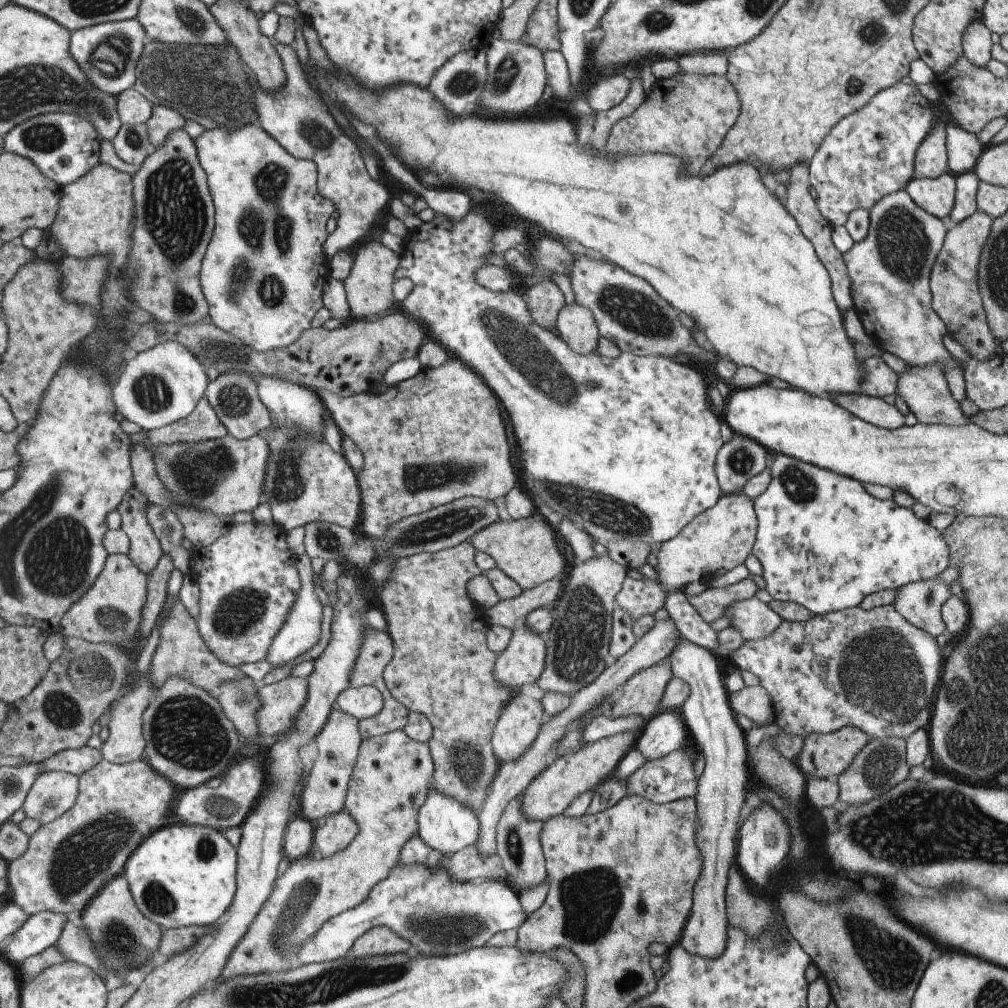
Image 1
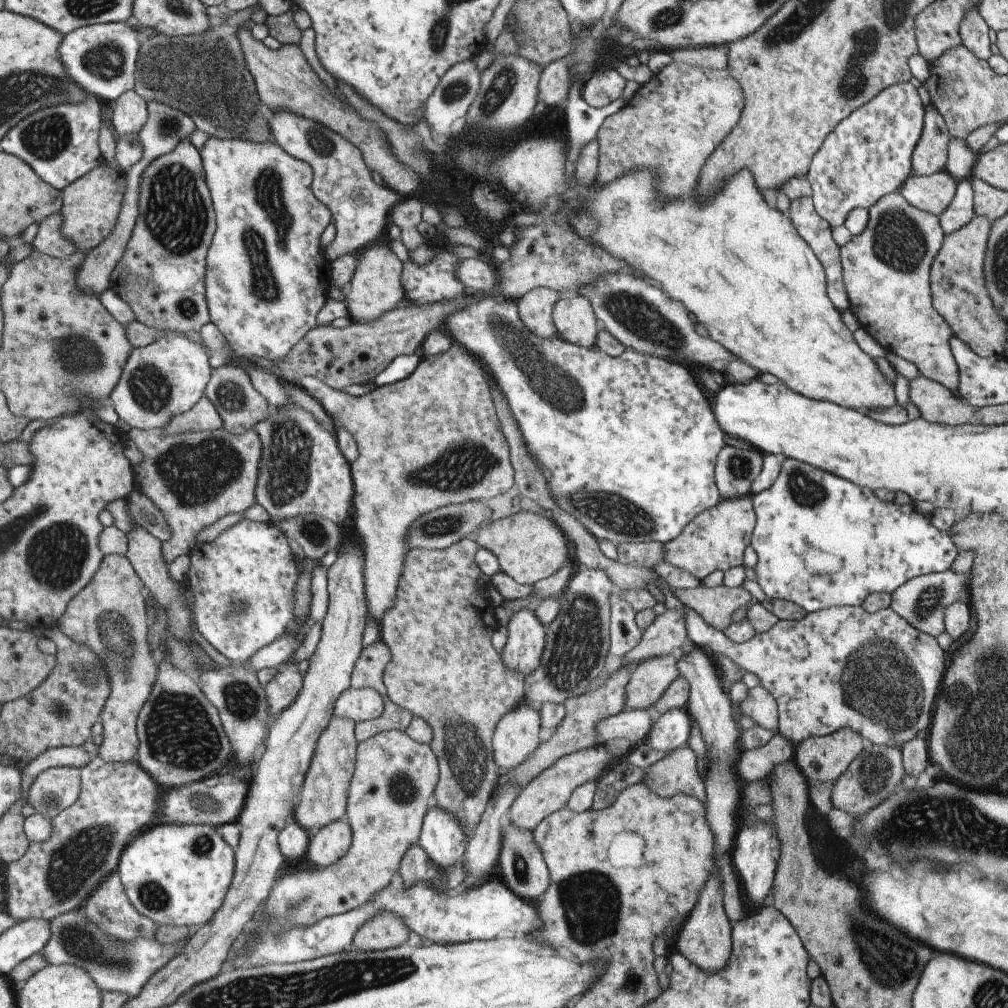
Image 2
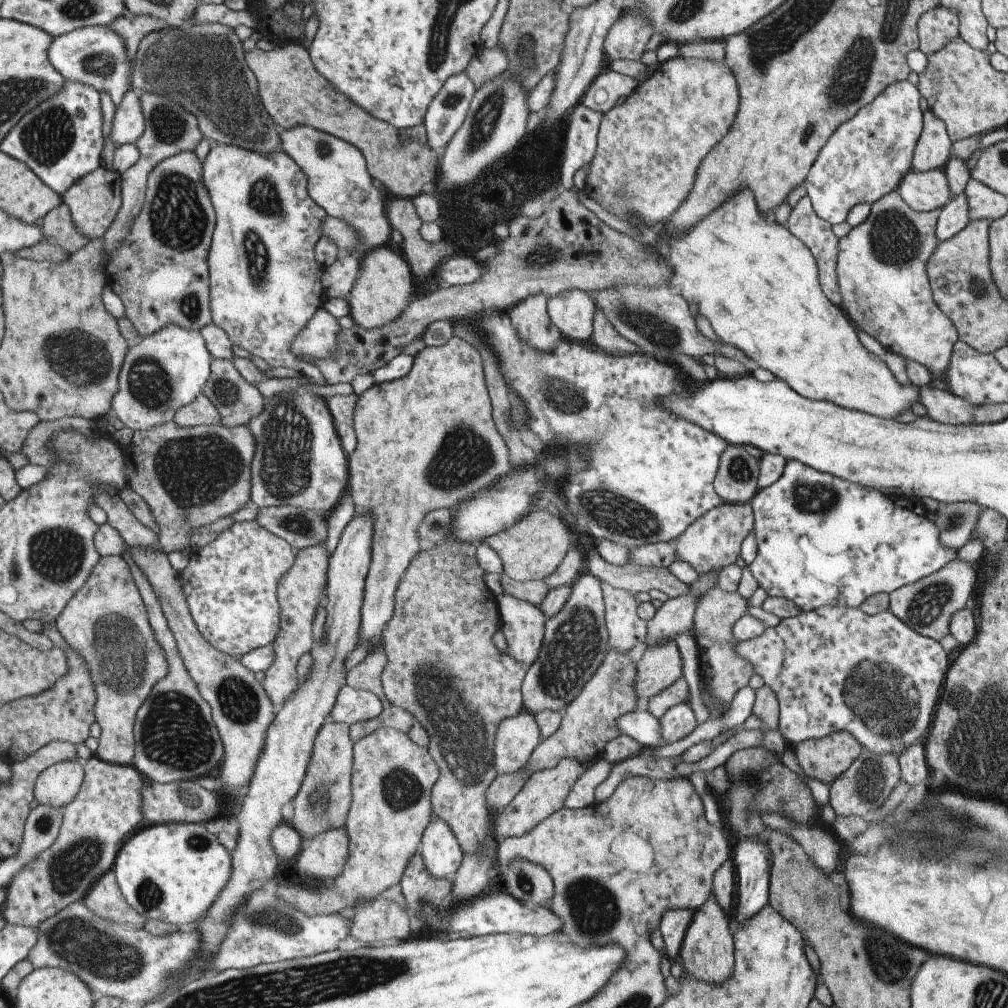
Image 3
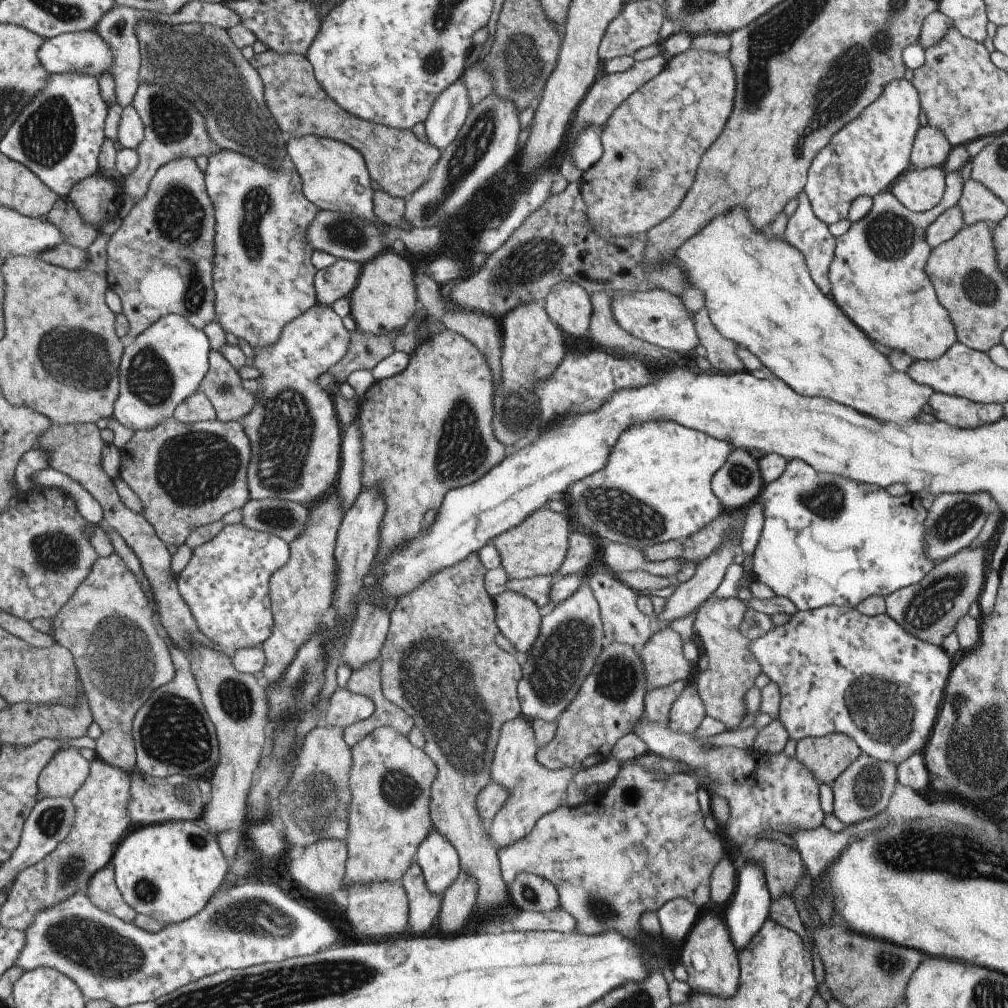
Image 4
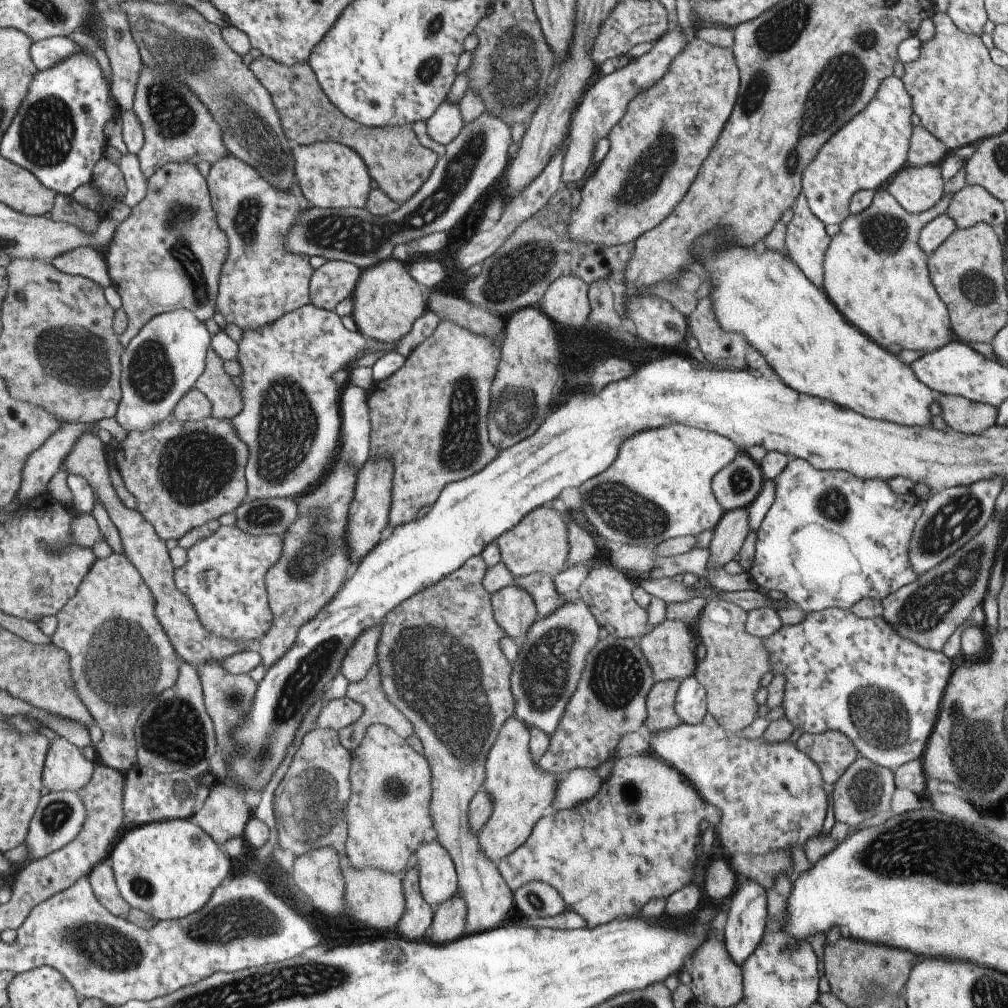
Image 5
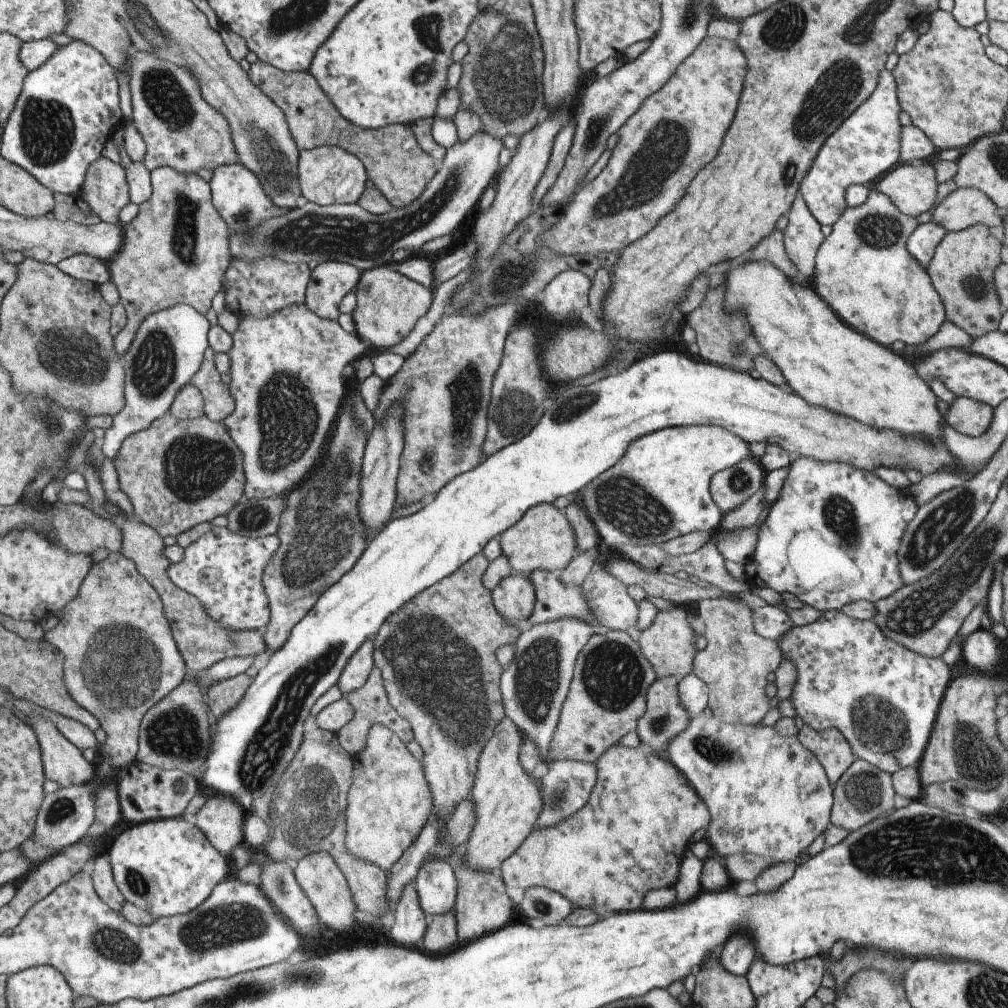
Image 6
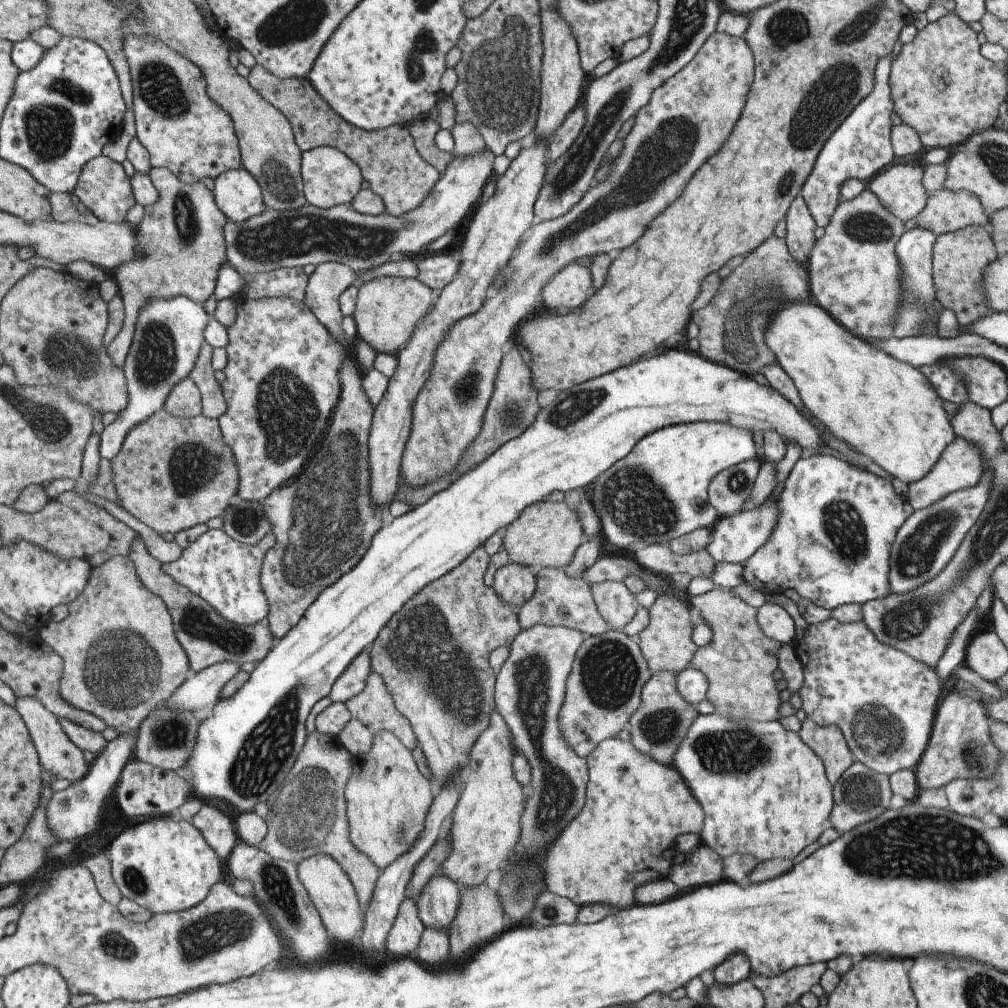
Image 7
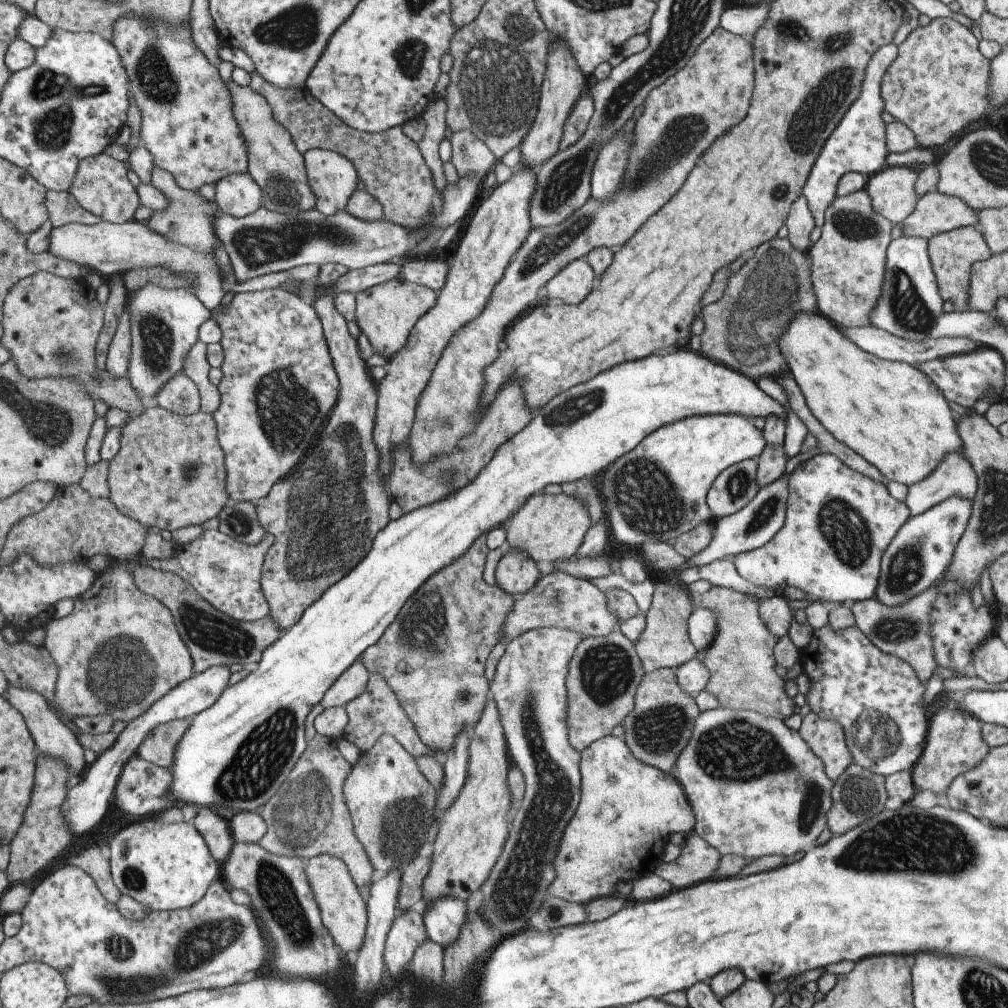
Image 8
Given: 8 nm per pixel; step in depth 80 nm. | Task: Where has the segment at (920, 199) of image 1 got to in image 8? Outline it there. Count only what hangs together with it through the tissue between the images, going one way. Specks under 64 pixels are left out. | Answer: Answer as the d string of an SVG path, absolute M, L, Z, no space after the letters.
M887 167L867 177L864 189L871 199L872 209L899 224L913 212L918 194L915 179L918 174L905 167Z

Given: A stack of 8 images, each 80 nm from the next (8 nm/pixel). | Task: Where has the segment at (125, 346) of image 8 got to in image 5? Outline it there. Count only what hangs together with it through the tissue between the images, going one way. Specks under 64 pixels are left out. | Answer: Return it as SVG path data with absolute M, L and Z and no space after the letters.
M172 162L158 168L146 180L145 196L139 204L130 208L125 220L118 223L102 254L110 284L119 294L120 308L126 314L125 330L118 336L121 346L124 347L146 322L161 313L187 309L199 322L211 319L215 312L218 278L227 247L225 233L218 227L210 203L206 178L201 176L195 165Z

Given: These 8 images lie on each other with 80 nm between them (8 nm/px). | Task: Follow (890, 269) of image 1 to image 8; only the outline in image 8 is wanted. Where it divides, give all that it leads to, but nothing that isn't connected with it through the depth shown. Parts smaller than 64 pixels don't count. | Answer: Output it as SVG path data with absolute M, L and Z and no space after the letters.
M863 188L845 196L836 196L826 208L821 235L807 250L810 264L810 281L816 298L816 311L838 327L873 327L870 312L878 303L883 275L886 270L886 248L891 240L893 224L872 209L871 199Z

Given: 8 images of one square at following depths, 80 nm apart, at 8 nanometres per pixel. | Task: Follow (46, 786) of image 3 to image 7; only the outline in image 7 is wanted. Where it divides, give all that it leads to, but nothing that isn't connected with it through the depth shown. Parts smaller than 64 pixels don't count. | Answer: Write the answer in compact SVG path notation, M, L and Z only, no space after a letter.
M33 697L16 698L14 708L19 712L32 740L38 756L38 763L43 774L51 779L63 778L70 783L78 781L87 770L87 762L83 759L82 750L64 735L55 715L52 715L37 699Z

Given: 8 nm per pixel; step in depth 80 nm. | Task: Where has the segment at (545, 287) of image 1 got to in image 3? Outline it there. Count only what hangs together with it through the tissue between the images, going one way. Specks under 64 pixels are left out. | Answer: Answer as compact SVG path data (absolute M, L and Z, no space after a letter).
M543 294L527 296L506 312L517 338L531 352L553 352L561 340L561 332L550 322L546 312L547 297Z

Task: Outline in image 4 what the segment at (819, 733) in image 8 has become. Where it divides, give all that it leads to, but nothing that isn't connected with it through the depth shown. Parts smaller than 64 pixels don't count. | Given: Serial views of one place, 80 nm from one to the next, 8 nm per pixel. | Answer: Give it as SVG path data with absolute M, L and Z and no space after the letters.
M832 733L820 738L801 738L795 744L794 759L803 764L817 783L831 786L862 754L857 744L842 733Z

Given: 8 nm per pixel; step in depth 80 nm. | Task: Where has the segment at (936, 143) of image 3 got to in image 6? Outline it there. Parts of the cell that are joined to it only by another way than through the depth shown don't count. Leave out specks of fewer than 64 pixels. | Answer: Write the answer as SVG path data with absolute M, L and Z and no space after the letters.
M915 125L901 127L899 156L903 162L927 160L936 152L931 140Z

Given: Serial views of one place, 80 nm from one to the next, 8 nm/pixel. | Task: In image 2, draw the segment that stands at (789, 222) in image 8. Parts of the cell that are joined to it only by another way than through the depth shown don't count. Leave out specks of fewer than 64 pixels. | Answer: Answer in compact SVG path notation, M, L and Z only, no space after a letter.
M798 197L790 200L788 211L788 217L790 218L791 224L794 224L797 234L809 245L809 248L814 252L817 260L822 264L826 276L826 293L829 300L835 304L835 308L839 310L839 312L845 310L845 308L849 306L849 301L842 281L840 248L835 245L835 242L831 239L829 224L815 212L811 197Z

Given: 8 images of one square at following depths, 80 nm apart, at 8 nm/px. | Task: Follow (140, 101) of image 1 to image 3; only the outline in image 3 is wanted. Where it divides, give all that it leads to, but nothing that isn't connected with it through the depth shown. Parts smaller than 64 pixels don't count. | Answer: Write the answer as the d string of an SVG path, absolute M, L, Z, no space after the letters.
M128 90L117 108L114 108L109 139L115 146L136 144L144 130L144 120L139 108L139 98L134 90Z

